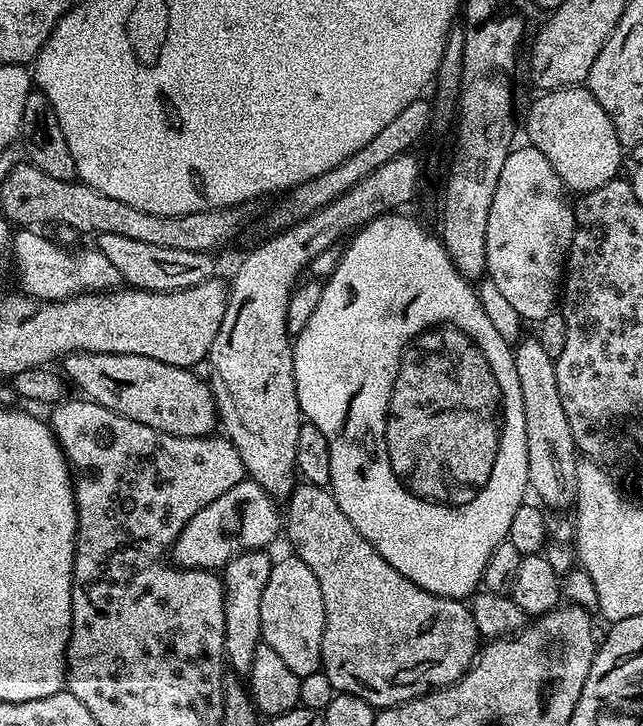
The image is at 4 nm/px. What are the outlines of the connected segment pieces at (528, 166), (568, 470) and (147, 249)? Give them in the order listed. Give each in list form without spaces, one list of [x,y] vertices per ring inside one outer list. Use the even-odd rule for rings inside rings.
[[[531,146],[513,147],[508,153],[506,162],[502,165],[502,175],[498,177],[498,190],[494,190],[494,202],[490,206],[490,222],[486,226],[486,258],[488,259],[487,277],[497,283],[498,290],[507,298],[514,306],[514,310],[518,310],[518,314],[525,320],[538,322],[542,318],[546,318],[546,314],[554,311],[558,304],[558,297],[562,292],[562,277],[566,267],[566,257],[568,248],[572,244],[574,238],[574,230],[576,229],[576,209],[573,201],[568,201],[570,197],[569,189],[564,187],[564,184],[558,178],[558,174],[554,170],[554,166],[550,166],[550,162],[546,158],[546,154],[542,154],[542,150]]]
[[[535,336],[523,337],[515,345],[513,356],[522,391],[523,418],[526,419],[529,487],[549,509],[562,510],[564,506],[571,507],[577,494],[577,462],[580,458],[562,407],[562,398],[559,397],[555,361]]]
[[[105,232],[95,237],[94,246],[106,254],[106,259],[118,269],[121,281],[129,288],[141,288],[147,292],[177,292],[198,286],[198,282],[206,282],[217,275],[213,257],[207,252],[170,250],[170,246],[150,246],[146,242],[137,242],[135,238]]]

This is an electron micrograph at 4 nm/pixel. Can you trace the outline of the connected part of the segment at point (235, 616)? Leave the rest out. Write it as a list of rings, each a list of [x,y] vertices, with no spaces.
[[[267,551],[243,552],[238,554],[222,569],[224,582],[224,613],[226,630],[224,631],[224,659],[231,671],[246,674],[254,666],[254,650],[258,650],[262,634],[262,590],[266,590],[266,581],[274,563]]]

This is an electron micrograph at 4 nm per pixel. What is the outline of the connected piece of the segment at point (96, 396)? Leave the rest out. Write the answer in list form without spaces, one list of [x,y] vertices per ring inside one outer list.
[[[71,352],[69,356],[63,357],[62,364],[64,364],[62,372],[67,383],[71,387],[73,384],[83,399],[92,400],[106,410],[114,410],[114,414],[125,416],[134,422],[142,422],[142,426],[150,426],[154,430],[186,438],[210,436],[217,431],[218,417],[212,385],[205,377],[203,380],[199,376],[199,371],[170,366],[166,362],[158,362],[158,358],[146,358],[142,354]]]

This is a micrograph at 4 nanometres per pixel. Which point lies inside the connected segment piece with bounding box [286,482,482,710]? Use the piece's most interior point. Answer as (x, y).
(387, 641)

